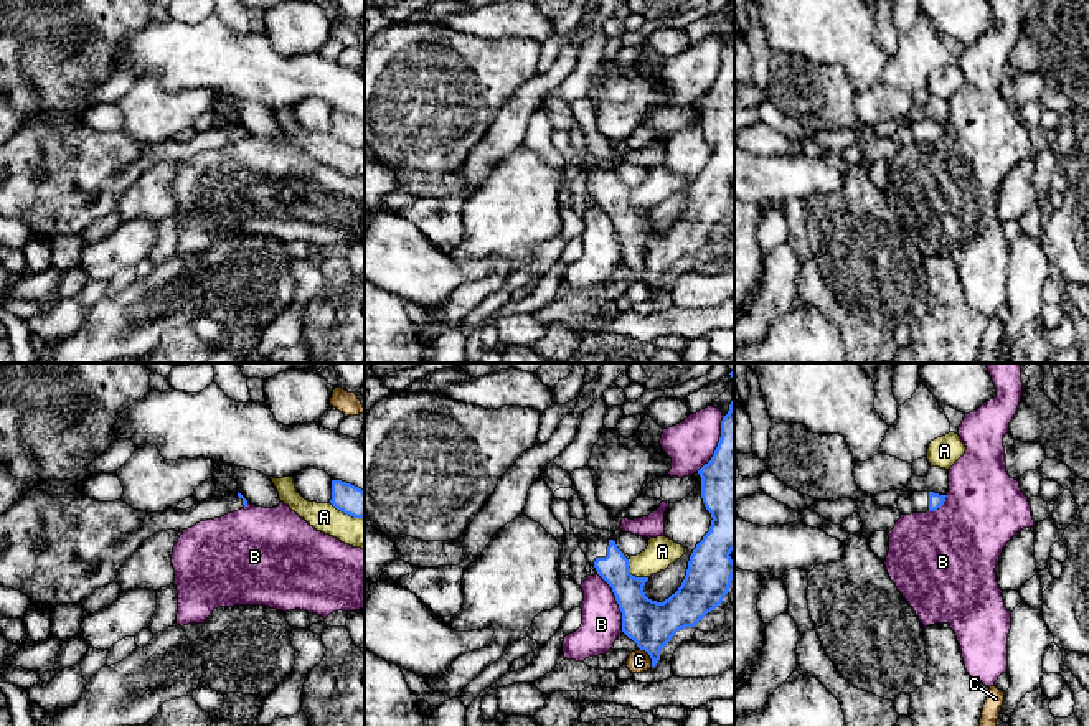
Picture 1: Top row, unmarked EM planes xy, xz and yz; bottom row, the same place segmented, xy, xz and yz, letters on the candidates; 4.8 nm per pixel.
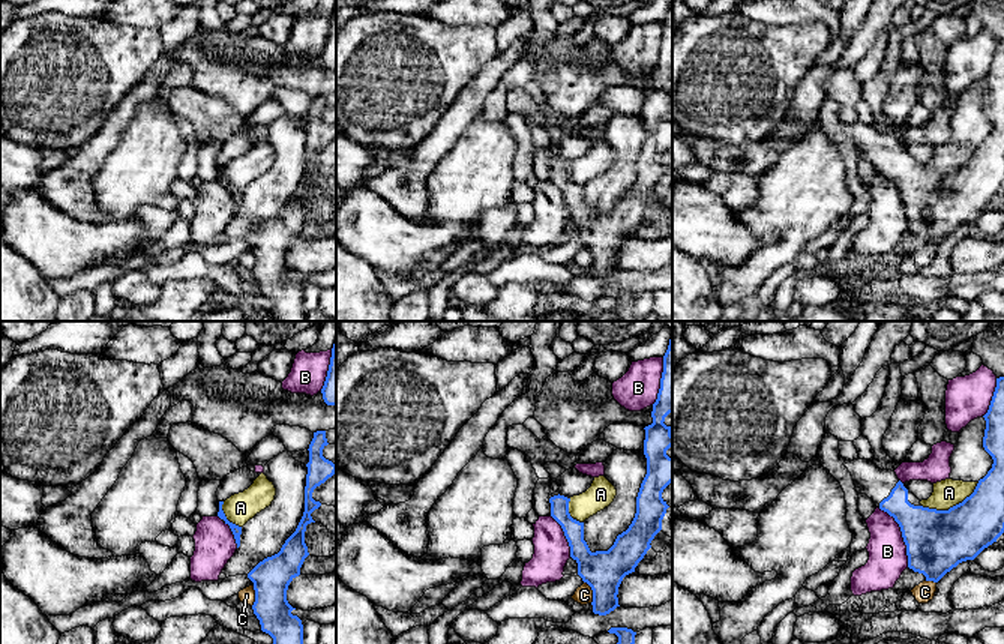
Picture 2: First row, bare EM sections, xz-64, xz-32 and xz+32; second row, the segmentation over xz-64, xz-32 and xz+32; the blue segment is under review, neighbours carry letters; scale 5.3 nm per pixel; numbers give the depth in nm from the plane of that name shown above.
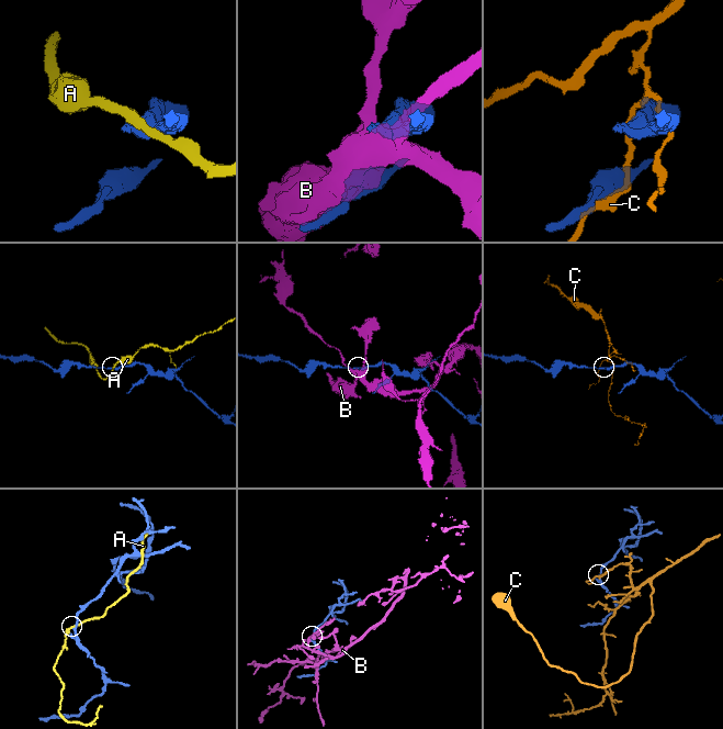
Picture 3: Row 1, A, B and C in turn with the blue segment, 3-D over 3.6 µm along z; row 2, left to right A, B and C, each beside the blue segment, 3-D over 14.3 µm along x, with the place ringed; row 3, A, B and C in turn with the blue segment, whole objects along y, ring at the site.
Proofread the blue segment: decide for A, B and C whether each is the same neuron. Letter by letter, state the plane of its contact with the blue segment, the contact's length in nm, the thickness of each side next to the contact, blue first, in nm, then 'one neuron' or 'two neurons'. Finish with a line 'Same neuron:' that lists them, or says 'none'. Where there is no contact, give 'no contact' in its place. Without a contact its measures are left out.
A: meets blue in xz; contact 140 nm long; 220 nm thick on the blue side, 150 nm on the other; two neurons
B: meets blue in xz; contact 320 nm long; 240 nm thick on the blue side, 190 nm on the other; two neurons
C: meets blue in xz; contact 120 nm long; 240 nm thick on the blue side, 110 nm on the other; two neurons
Same neuron: none

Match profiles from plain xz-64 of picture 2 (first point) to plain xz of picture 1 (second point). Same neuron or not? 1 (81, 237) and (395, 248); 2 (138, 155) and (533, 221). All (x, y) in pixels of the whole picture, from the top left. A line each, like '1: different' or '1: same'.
1: same
2: same

